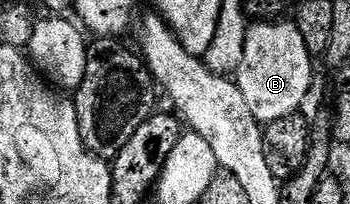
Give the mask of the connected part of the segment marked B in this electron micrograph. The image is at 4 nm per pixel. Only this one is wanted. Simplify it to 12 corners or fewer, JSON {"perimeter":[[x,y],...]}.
{"perimeter":[[295,23],[248,24],[234,79],[260,125],[303,106],[314,57]]}

